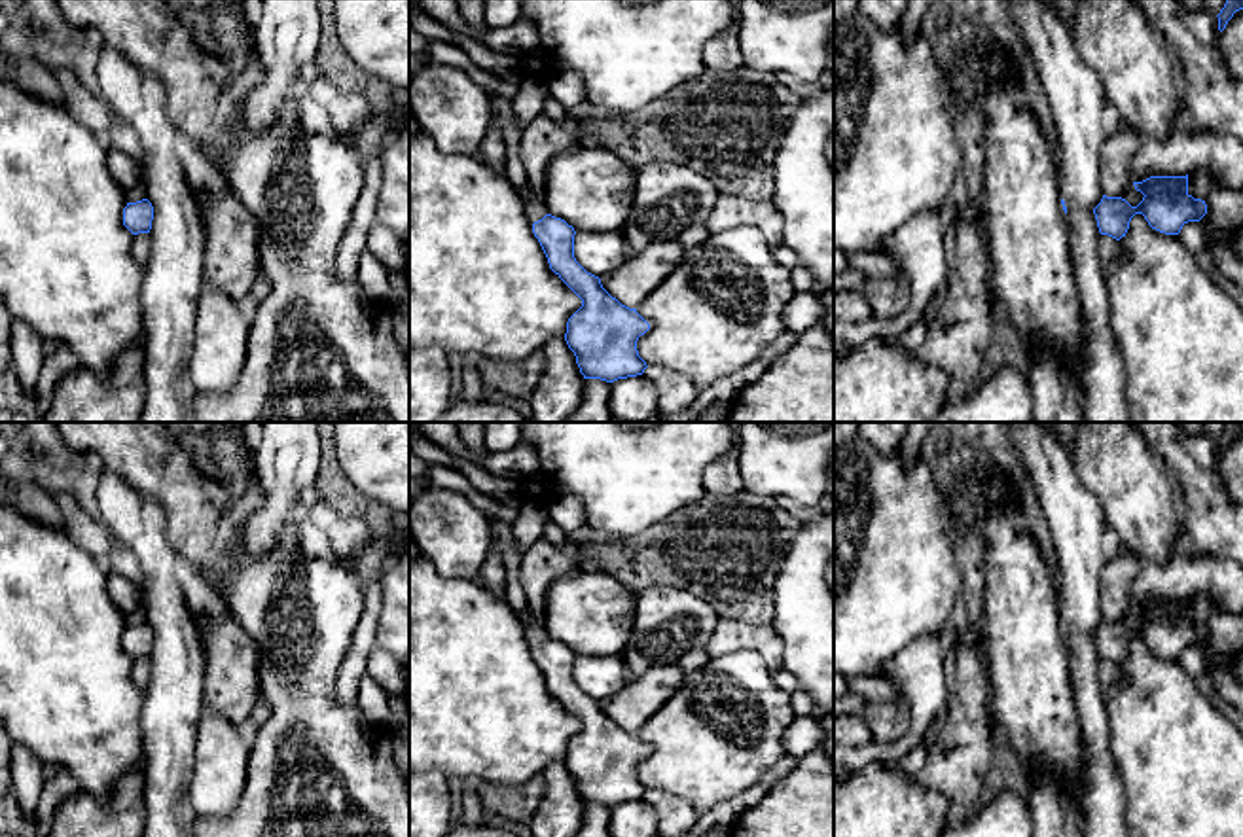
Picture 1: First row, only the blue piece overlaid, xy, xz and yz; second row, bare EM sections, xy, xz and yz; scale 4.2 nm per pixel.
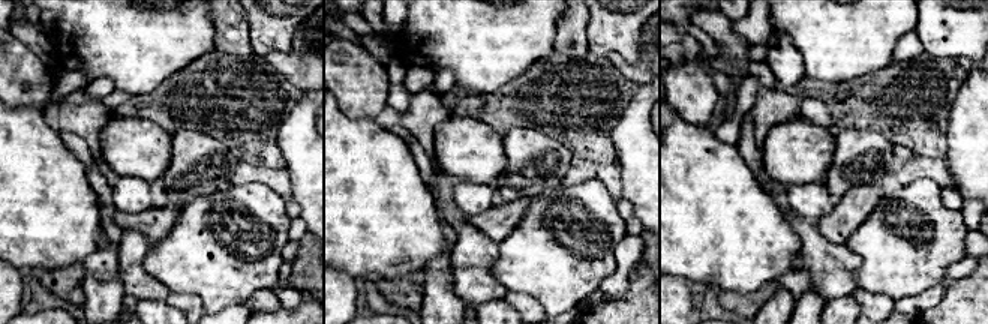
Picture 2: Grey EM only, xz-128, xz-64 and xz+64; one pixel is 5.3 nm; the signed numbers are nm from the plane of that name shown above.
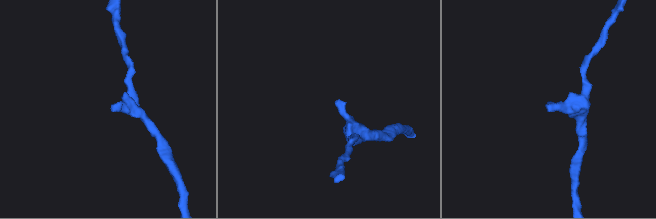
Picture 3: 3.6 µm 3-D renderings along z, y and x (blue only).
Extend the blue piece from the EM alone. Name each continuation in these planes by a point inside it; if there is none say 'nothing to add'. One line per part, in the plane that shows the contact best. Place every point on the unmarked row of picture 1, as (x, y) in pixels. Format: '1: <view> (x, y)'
1: xz (535, 633)

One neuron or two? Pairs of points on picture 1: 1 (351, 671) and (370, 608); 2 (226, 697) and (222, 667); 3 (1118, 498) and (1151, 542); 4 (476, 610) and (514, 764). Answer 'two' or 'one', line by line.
1: one
2: one
3: one
4: one

